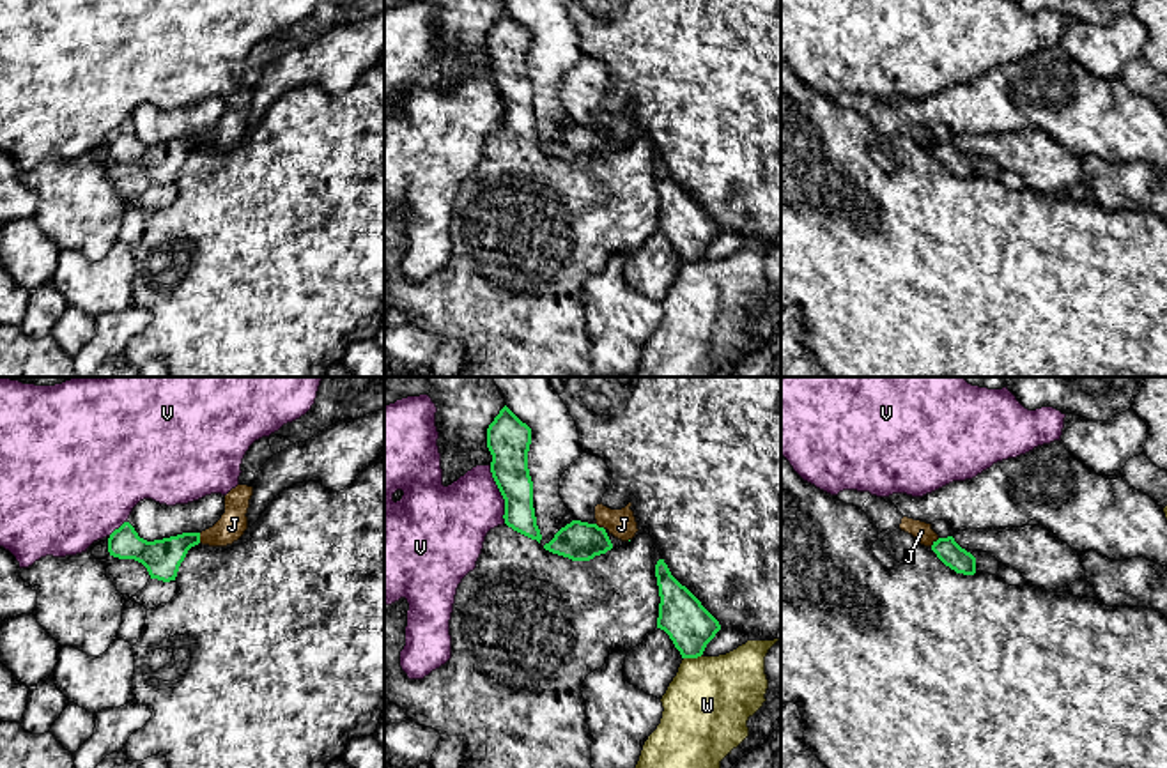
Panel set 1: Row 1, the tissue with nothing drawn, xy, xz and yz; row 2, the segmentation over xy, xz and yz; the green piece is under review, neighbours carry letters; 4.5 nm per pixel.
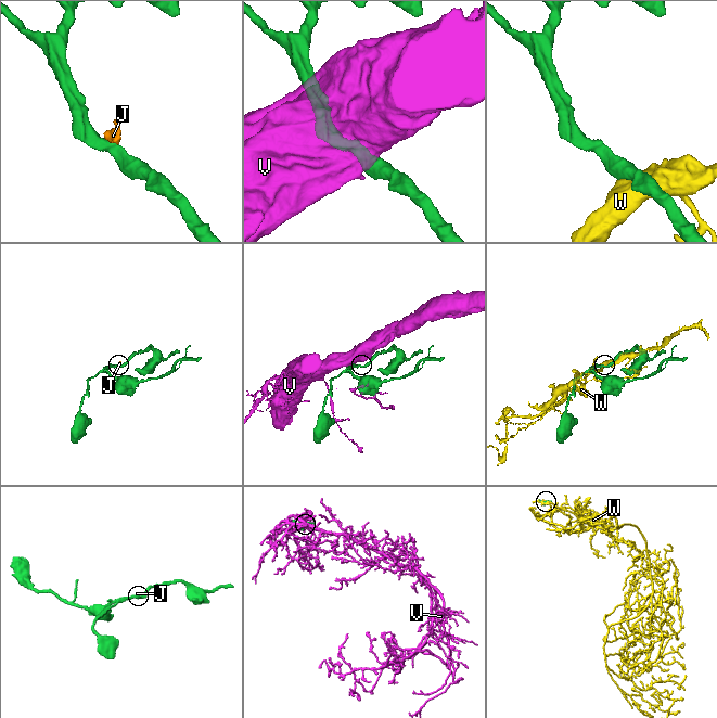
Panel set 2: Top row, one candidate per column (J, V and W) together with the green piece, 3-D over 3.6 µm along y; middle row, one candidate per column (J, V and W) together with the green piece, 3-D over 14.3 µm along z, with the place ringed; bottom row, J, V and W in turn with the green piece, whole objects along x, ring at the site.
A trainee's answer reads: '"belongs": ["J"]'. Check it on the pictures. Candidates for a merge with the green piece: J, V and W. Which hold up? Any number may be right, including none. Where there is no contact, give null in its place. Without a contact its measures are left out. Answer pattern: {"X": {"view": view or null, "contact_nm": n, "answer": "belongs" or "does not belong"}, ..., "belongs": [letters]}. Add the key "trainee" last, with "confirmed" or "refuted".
{"J": {"view": "xy", "contact_nm": 50, "answer": "does not belong"}, "V": {"view": "xz", "contact_nm": 280, "answer": "does not belong"}, "W": {"view": "xz", "contact_nm": 90, "answer": "does not belong"}, "belongs": [], "trainee": "refuted"}

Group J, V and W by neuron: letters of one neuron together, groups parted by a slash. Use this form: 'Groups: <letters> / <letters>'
Groups: J / V / W

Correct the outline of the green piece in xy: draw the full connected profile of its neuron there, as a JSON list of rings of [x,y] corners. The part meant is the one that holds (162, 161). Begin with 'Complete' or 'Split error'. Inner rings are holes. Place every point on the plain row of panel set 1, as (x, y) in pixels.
Complete. [[[124,126],[108,142],[108,156],[119,163],[142,166],[151,182],[163,186],[175,184],[188,154],[200,147],[200,136],[182,136],[177,140],[147,145],[138,140],[129,126]]]

